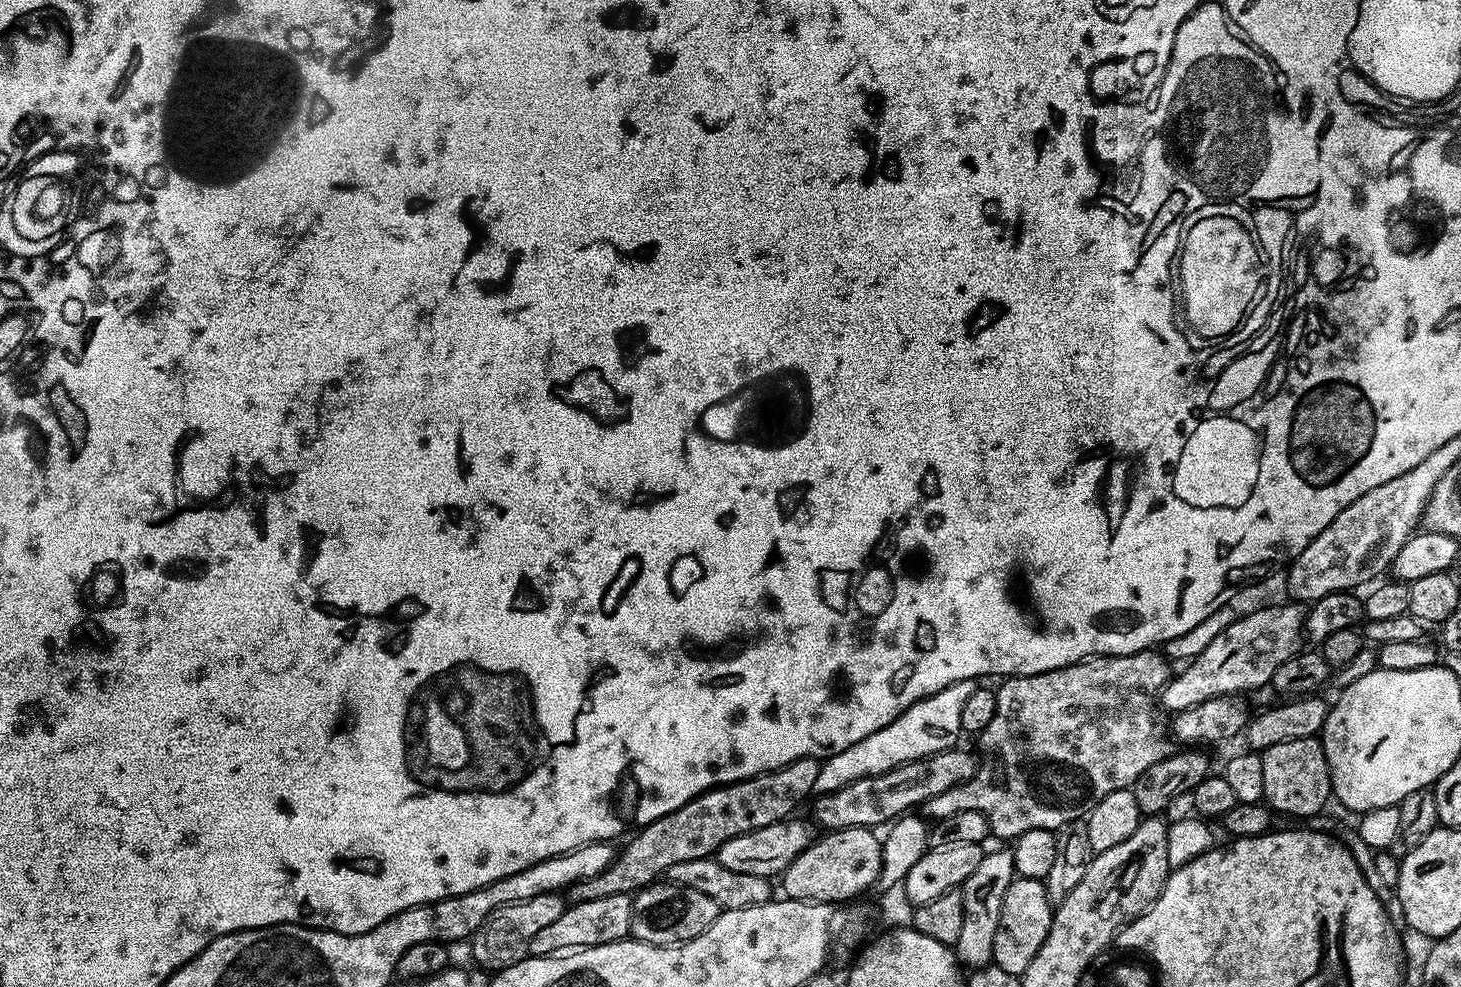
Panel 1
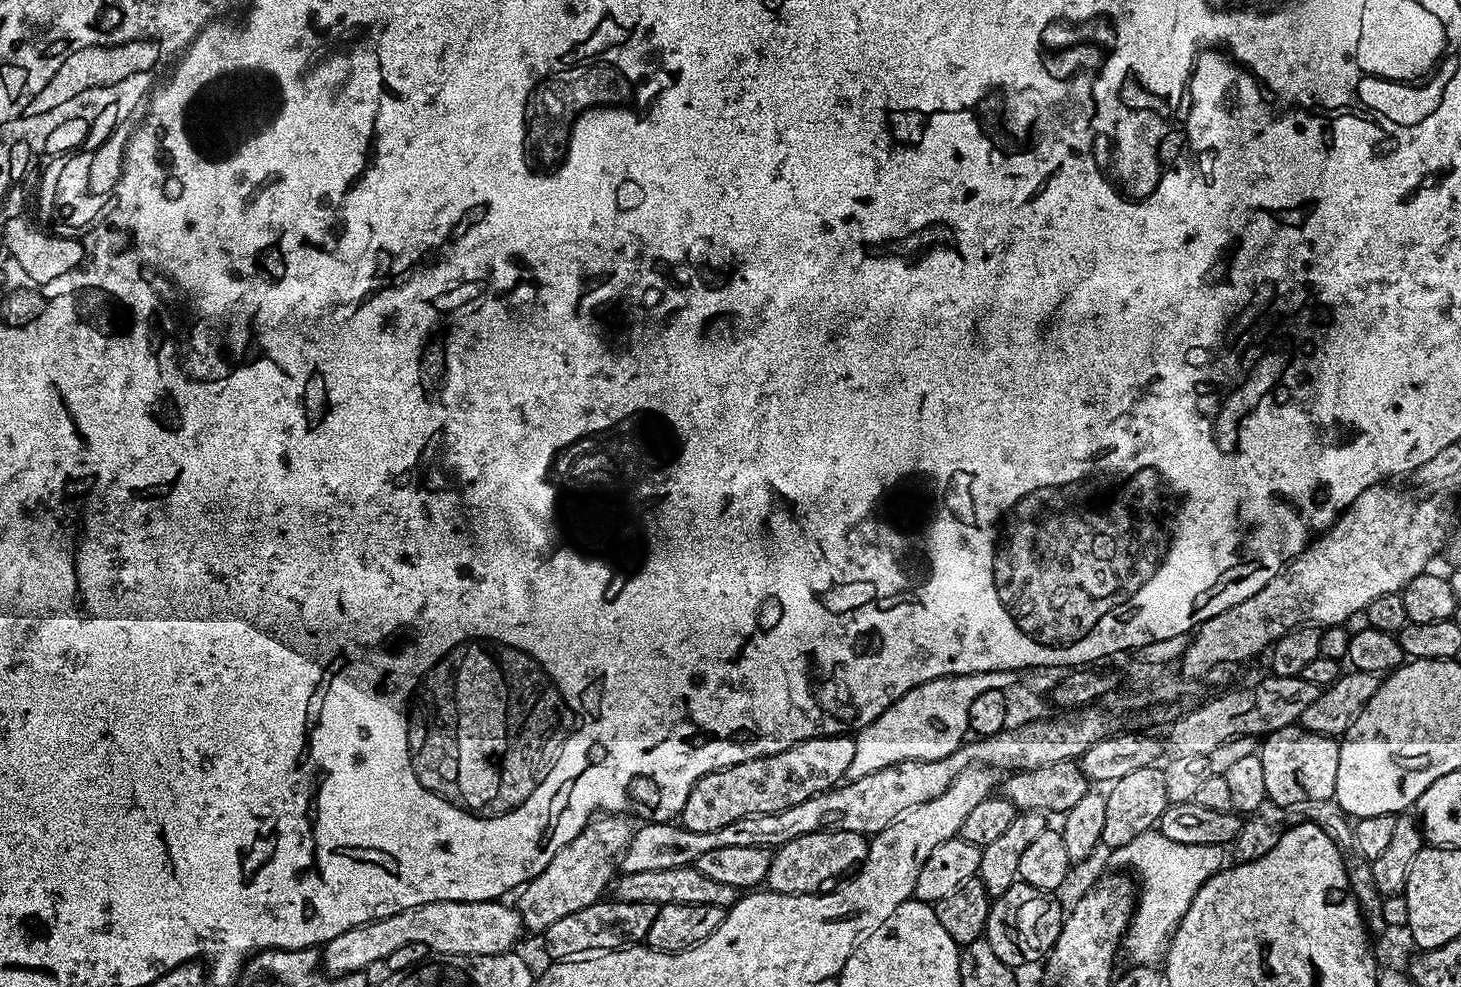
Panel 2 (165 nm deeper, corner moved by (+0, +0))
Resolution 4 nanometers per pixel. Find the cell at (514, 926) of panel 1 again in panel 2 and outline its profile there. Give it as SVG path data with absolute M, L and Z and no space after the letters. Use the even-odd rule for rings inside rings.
M597 814L593 816L588 821L588 825L574 839L566 842L566 846L562 846L562 850L558 850L558 854L554 854L554 858L550 858L550 862L546 866L546 870L542 870L542 874L538 874L519 889L518 895L515 897L517 900L514 900L514 907L520 914L521 925L527 931L529 928L536 934L543 934L547 928L554 926L554 922L559 922L561 918L566 918L578 910L586 910L586 906L598 903L607 893L604 891L607 888L609 891L610 885L617 875L620 855L626 850L633 831L633 821L627 815Z

